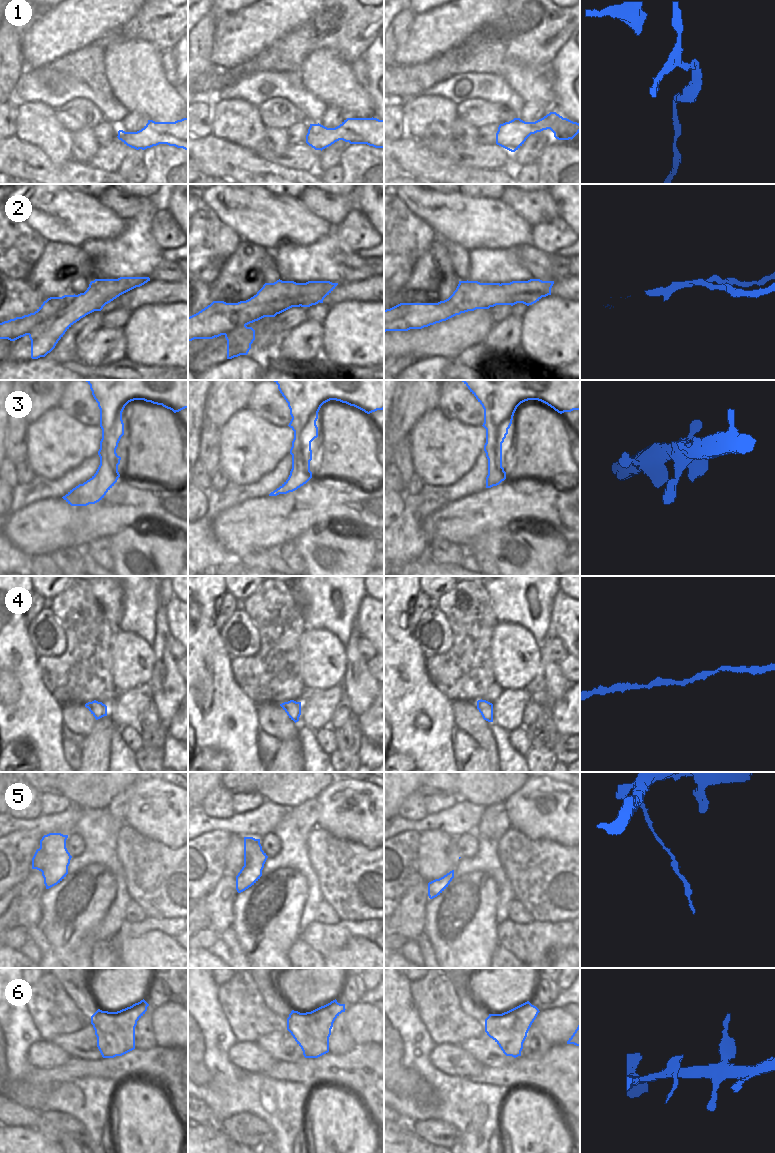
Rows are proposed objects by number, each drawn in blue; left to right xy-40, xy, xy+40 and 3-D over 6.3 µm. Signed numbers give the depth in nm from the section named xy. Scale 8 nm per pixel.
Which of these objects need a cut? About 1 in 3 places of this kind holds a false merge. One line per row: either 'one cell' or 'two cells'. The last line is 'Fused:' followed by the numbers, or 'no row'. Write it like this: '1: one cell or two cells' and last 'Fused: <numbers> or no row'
1: one cell
2: two cells
3: one cell
4: one cell
5: one cell
6: one cell
Fused: 2

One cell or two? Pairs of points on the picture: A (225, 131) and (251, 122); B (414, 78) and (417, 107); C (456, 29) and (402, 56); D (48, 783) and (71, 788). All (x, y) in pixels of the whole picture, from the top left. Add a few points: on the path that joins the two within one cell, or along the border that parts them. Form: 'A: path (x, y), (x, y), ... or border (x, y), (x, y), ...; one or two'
A: path (231, 125), (234, 122), (245, 122); one
B: border (423, 93), (409, 97), (402, 102); two
C: path (443, 29), (433, 32), (415, 49); one
D: border (55, 782), (56, 790); two

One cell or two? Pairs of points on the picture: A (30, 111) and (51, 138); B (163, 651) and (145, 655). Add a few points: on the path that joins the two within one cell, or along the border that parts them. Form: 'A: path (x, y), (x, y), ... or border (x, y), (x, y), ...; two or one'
A: path (34, 118), (45, 131); one
B: border (150, 646), (154, 655), (151, 676); two

